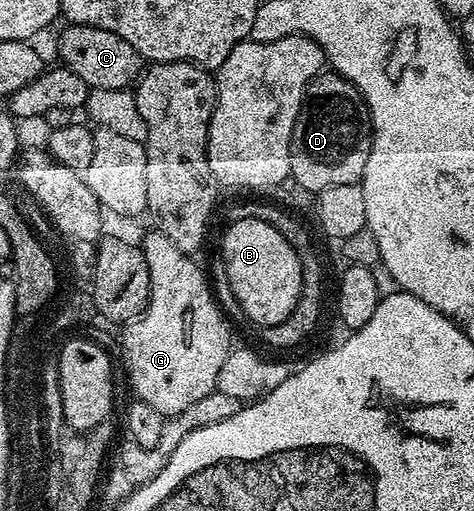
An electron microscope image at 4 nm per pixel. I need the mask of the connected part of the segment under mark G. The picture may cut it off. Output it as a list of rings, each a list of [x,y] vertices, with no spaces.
[[[148,232],[142,243],[146,256],[146,268],[150,272],[150,296],[148,306],[138,318],[123,327],[124,330],[124,366],[128,369],[128,378],[132,381],[135,397],[150,404],[158,413],[175,416],[186,412],[190,404],[210,396],[214,388],[216,370],[224,362],[224,350],[228,350],[228,334],[224,334],[224,322],[216,310],[218,303],[210,278],[195,261],[195,257],[183,254],[166,235]]]

